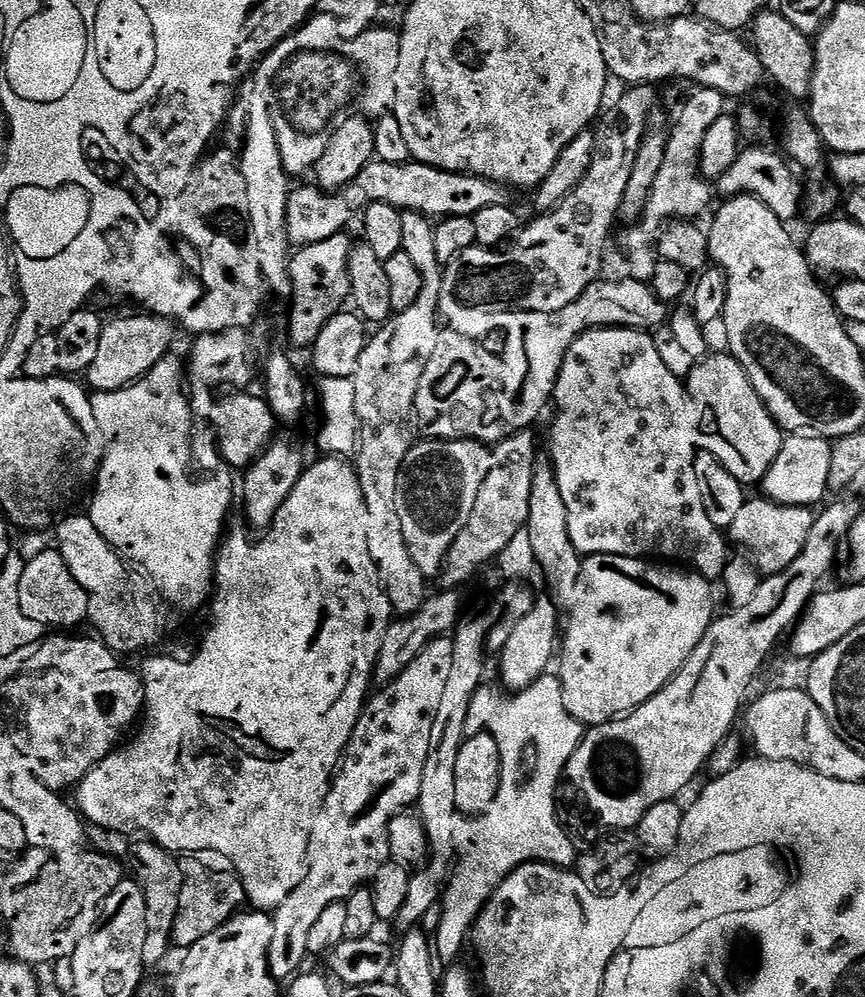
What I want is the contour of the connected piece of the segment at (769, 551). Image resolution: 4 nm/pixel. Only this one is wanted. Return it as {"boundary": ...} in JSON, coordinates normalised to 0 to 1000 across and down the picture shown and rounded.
{"boundary":[[[887,499],[877,501],[861,501],[858,512],[853,512],[849,524],[840,530],[839,538],[850,549],[851,546],[855,549],[852,551],[862,555],[880,576],[889,579],[909,572],[925,559],[927,552],[934,547],[945,515],[939,510],[909,508],[896,506]]]}

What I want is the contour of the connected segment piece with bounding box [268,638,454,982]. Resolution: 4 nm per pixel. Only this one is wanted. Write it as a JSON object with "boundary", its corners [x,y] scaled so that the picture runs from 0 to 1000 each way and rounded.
{"boundary":[[[523,640],[497,643],[462,676],[438,691],[436,698],[434,695],[422,705],[421,715],[414,720],[398,759],[393,761],[393,769],[384,779],[384,787],[380,788],[365,819],[361,821],[361,836],[356,838],[354,881],[349,881],[349,885],[335,897],[335,901],[331,901],[331,905],[317,912],[317,941],[312,943],[310,971],[319,984],[336,984],[348,974],[347,966],[358,959],[354,941],[358,941],[358,932],[363,925],[368,925],[368,921],[372,921],[377,909],[401,903],[412,891],[422,890],[432,881],[432,877],[437,877],[437,873],[450,866],[449,829],[461,814],[475,811],[484,800],[488,772],[491,771],[492,758],[497,753],[498,728],[506,717],[511,696],[514,695],[524,657]]]}

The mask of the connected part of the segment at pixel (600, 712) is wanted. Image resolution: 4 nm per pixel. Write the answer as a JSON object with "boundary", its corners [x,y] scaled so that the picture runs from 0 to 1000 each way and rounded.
{"boundary":[[[691,556],[690,558],[674,559],[675,571],[671,577],[671,599],[666,605],[666,609],[660,611],[659,618],[661,623],[655,623],[654,633],[650,638],[650,653],[645,658],[645,679],[650,688],[650,704],[654,708],[654,712],[659,712],[659,716],[671,726],[676,728],[688,728],[699,726],[706,722],[714,722],[719,718],[733,713],[738,708],[742,708],[751,700],[756,700],[756,696],[761,696],[770,687],[784,677],[786,669],[794,664],[798,656],[807,648],[807,644],[812,644],[812,640],[816,636],[816,632],[823,627],[825,621],[825,613],[823,614],[823,590],[824,583],[810,578],[808,574],[800,572],[795,574],[785,574],[785,569],[772,568],[772,571],[762,570],[762,565],[750,564],[745,560],[733,558],[702,558],[701,556]]]}

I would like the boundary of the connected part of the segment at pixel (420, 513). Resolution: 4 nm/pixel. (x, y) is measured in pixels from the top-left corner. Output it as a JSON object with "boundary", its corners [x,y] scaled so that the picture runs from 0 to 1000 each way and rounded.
{"boundary":[[[494,439],[477,444],[476,450],[469,455],[460,475],[458,492],[460,520],[465,523],[465,537],[474,558],[494,580],[508,579],[520,548],[525,548],[525,540],[529,540],[539,524],[543,524],[548,504],[553,504],[553,491],[557,491],[557,483],[562,483],[562,475],[566,475],[569,470],[570,456],[570,450],[563,445],[555,444],[554,441],[496,441]]]}

